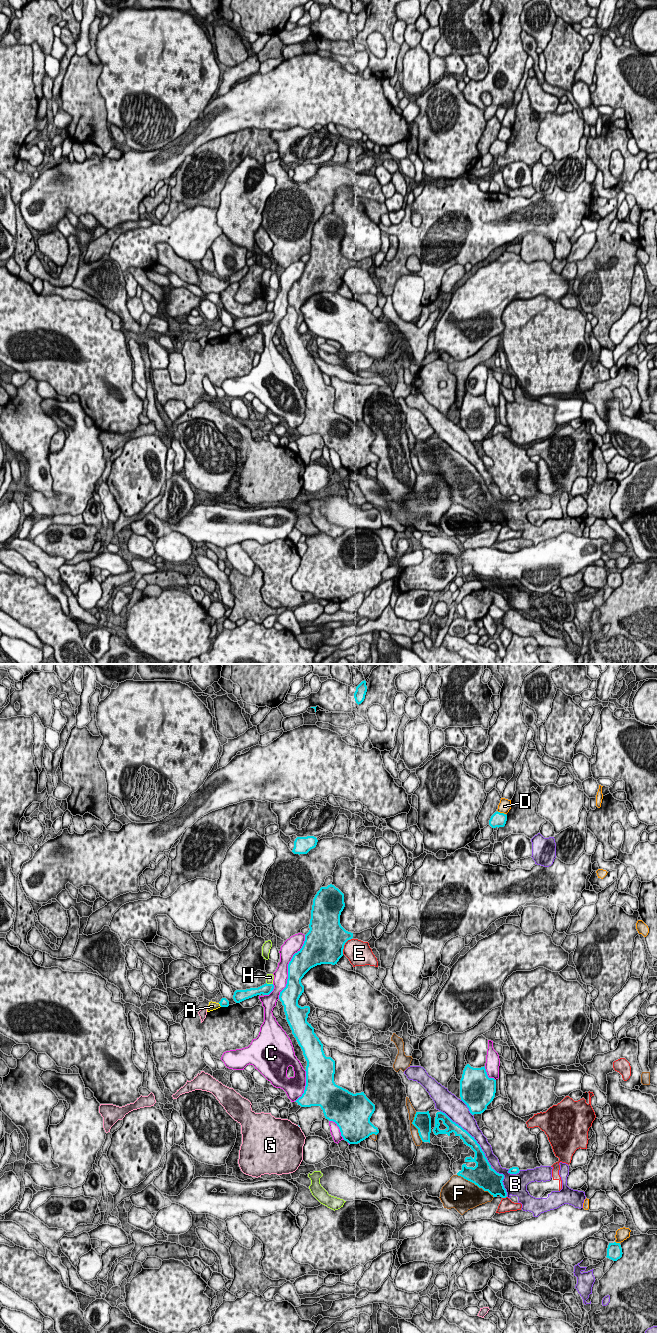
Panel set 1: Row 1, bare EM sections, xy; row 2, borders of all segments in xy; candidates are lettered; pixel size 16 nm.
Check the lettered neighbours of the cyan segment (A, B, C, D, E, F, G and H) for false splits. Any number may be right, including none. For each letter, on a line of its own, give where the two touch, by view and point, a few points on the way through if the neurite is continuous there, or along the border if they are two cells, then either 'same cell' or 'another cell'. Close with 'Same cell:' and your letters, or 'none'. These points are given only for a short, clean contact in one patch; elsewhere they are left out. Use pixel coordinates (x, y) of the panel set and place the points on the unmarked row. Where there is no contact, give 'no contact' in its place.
A: xy (220, 333) | along xy (218, 331), (221, 334) | another cell
B: xy (461, 455) | another cell
C: xy (288, 295) | another cell
D: xy (501, 141) | another cell
E: xy (343, 274) | another cell
F: xy (475, 512) | another cell
G: no contact | another cell
H: xy (269, 312) | another cell
Same cell: none

